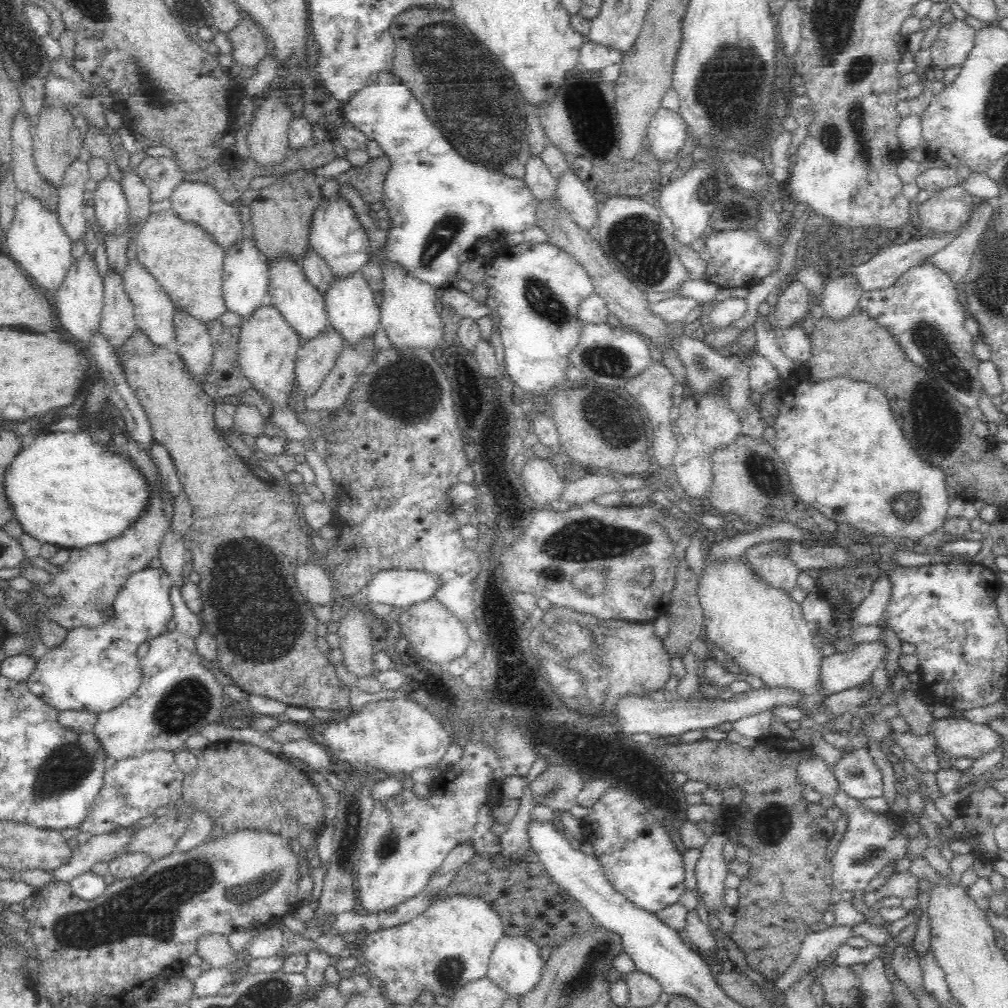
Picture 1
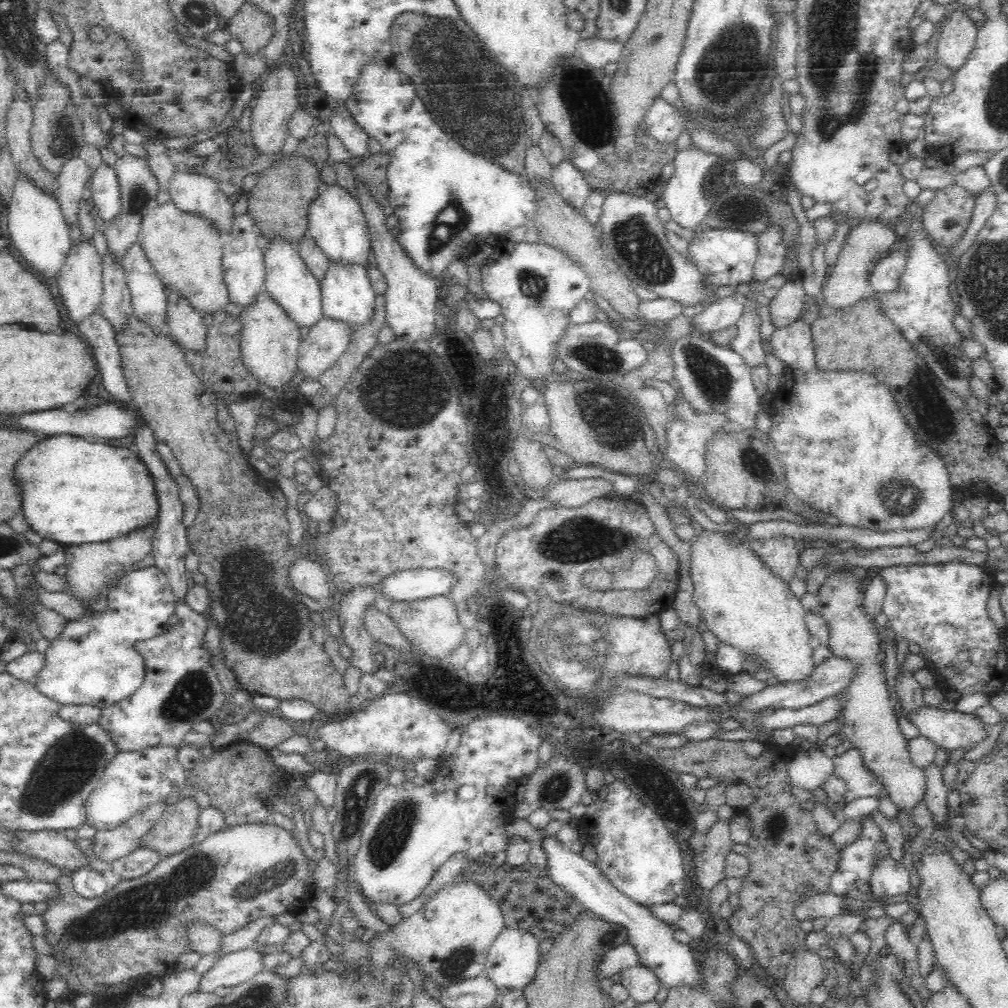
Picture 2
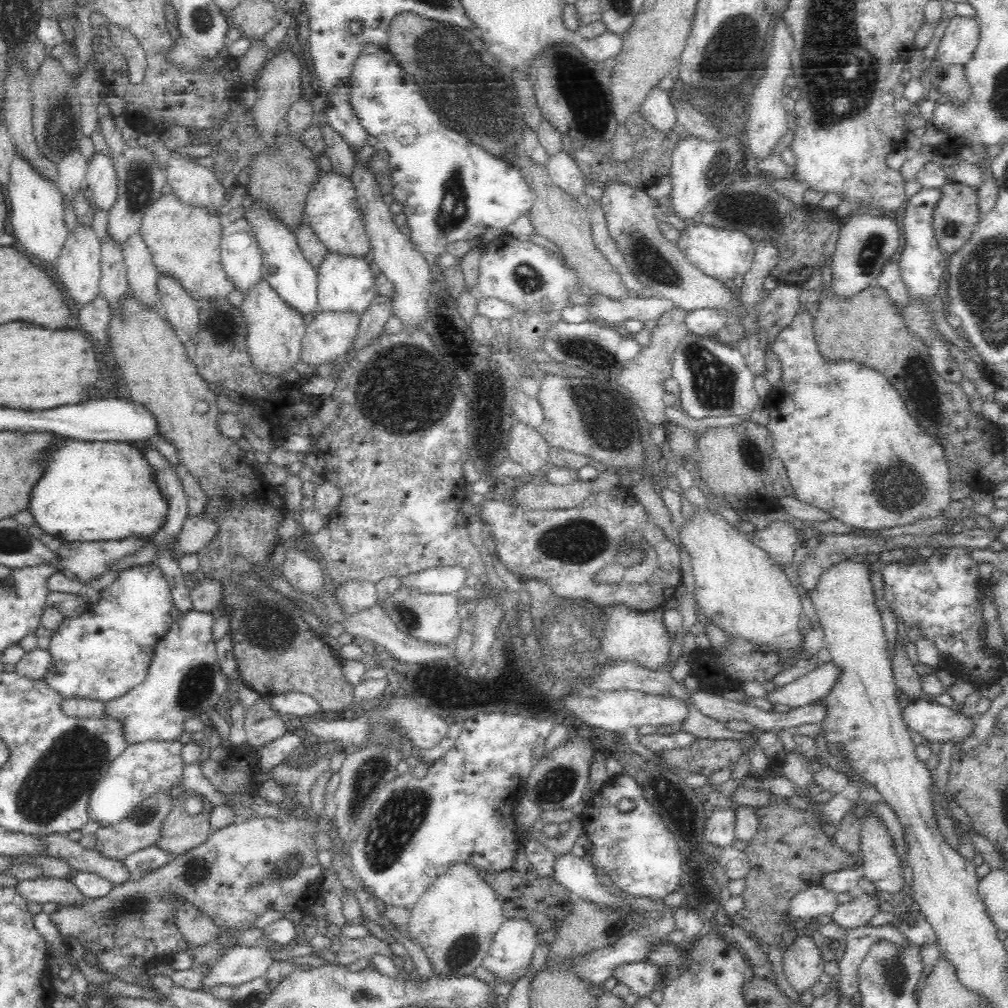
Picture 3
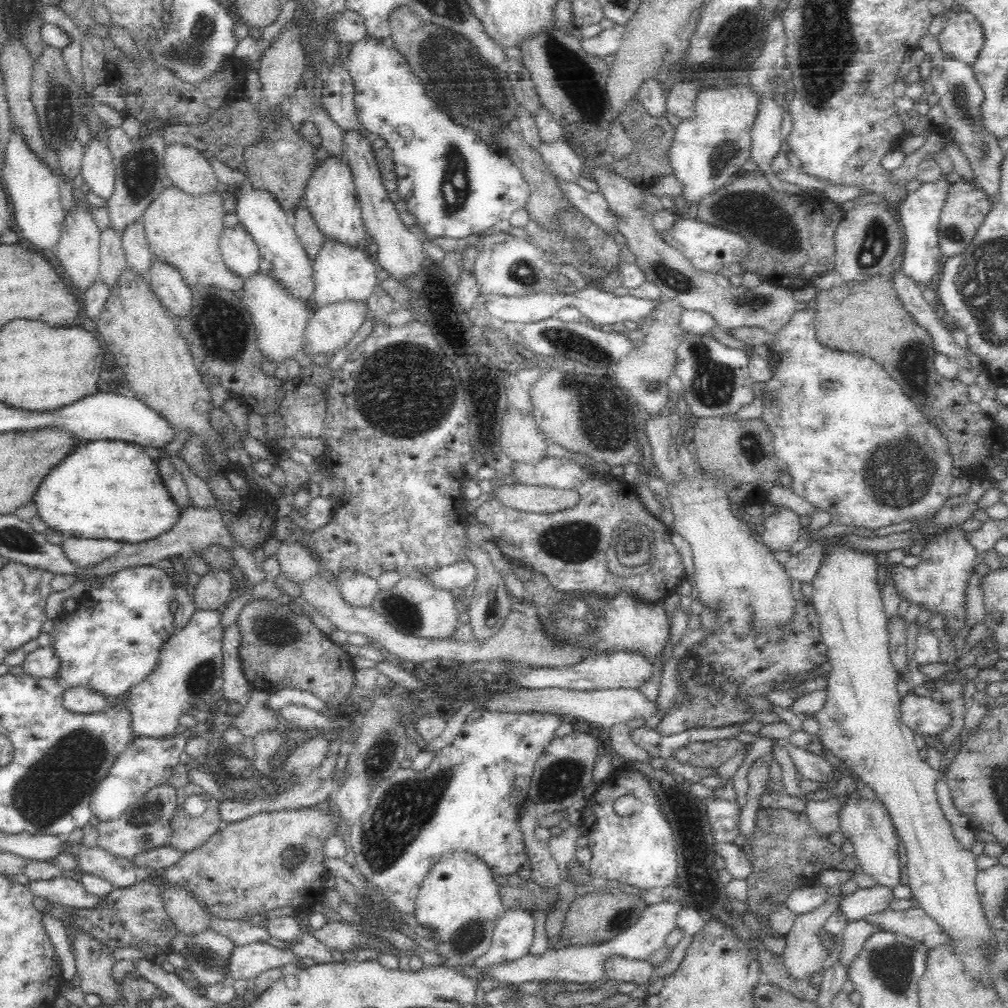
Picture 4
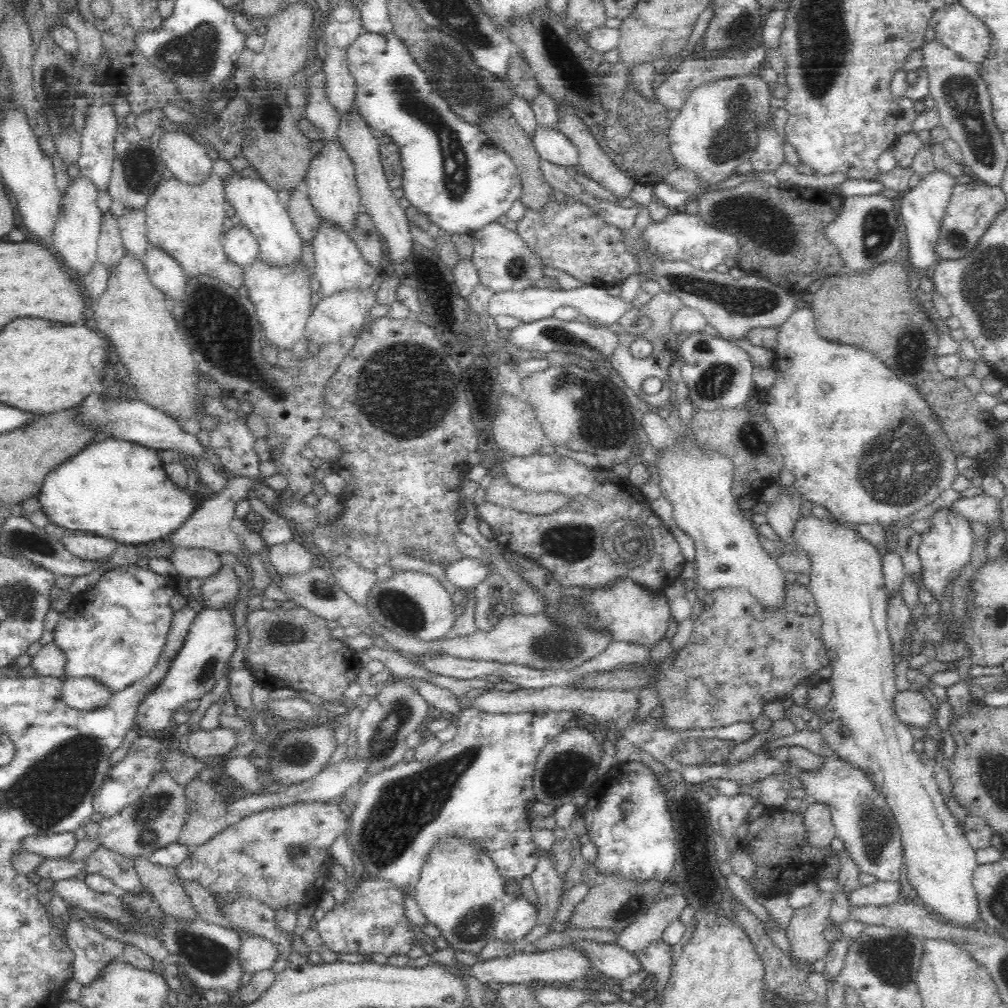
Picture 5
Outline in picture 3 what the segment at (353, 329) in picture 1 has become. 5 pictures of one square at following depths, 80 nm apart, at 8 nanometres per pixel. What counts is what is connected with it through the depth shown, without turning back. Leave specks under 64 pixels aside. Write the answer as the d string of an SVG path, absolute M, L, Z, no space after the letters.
M329 252L317 268L318 311L351 312L359 318L377 295L373 280L374 273L366 258Z

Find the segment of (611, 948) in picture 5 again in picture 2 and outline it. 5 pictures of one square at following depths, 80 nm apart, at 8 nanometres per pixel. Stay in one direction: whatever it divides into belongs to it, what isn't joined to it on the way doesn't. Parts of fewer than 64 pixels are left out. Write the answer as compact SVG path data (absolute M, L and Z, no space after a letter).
M636 965L622 970L621 976L620 983L628 990L630 999L637 1004L655 1001L662 985L650 969Z

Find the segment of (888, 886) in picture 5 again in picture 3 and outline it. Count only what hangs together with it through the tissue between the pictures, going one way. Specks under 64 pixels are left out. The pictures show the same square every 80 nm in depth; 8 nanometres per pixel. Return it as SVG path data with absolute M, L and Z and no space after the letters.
M854 892L851 902L840 903L831 914L830 922L845 930L864 926L878 912L878 899L868 893Z

